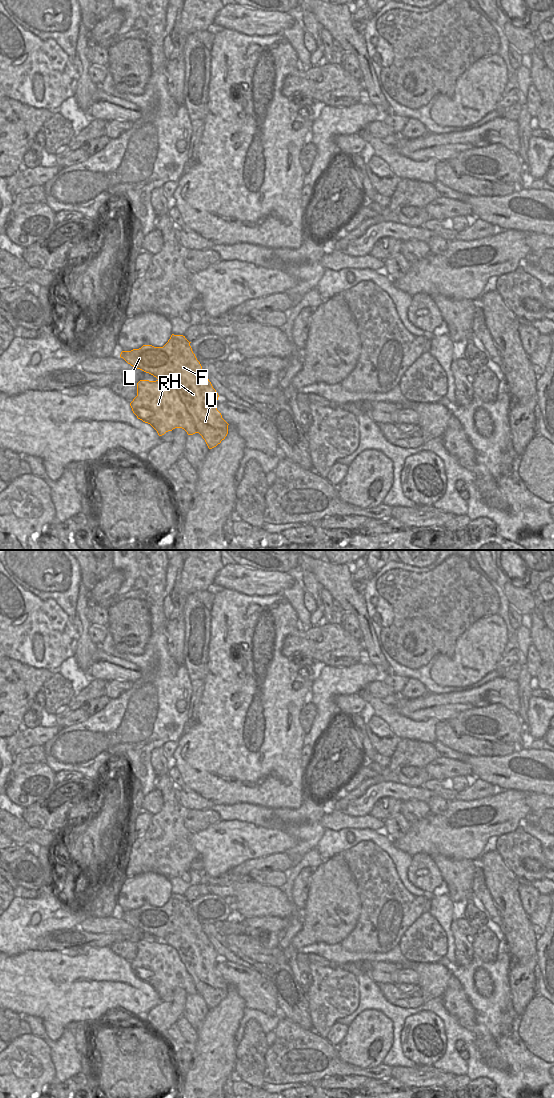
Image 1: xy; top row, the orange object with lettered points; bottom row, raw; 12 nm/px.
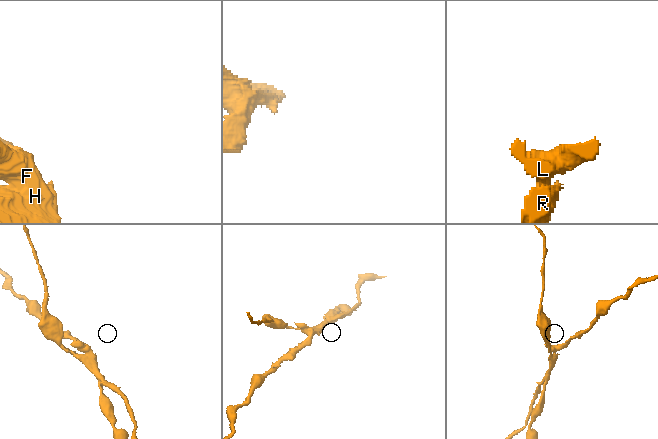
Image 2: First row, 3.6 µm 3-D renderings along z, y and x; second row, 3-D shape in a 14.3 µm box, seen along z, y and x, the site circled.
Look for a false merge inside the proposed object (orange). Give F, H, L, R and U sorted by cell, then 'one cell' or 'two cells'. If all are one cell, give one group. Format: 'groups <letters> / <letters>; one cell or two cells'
groups F H L U / R; two cells

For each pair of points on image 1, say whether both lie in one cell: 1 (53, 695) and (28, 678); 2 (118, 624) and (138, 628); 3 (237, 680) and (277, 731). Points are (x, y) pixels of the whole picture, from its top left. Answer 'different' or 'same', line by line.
1: different
2: same
3: same

